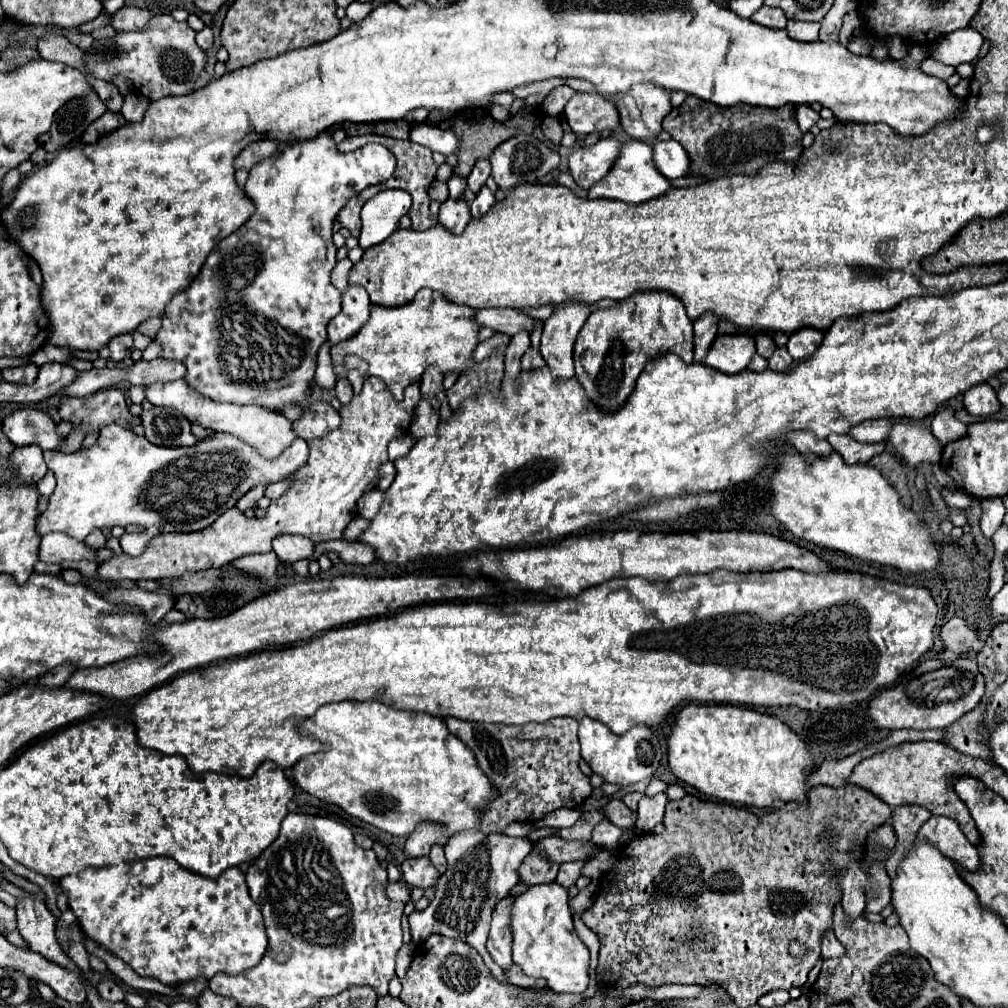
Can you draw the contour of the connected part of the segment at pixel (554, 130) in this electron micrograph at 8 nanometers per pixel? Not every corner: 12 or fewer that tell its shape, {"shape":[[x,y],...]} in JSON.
{"shape":[[546,116],[542,132],[546,144],[560,146],[562,126],[558,118]]}

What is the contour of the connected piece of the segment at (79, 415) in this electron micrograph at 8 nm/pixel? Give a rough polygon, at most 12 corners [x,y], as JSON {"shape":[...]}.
{"shape":[[120,390],[62,398],[60,418],[86,434],[104,424],[132,430],[128,412]]}

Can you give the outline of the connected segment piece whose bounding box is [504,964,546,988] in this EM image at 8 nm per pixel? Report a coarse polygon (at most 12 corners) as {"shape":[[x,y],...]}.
{"shape":[[516,964],[504,970],[510,984],[544,988],[544,980],[526,976]]}

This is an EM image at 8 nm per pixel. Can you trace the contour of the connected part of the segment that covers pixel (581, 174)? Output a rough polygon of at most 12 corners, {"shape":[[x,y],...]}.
{"shape":[[600,138],[568,156],[580,188],[590,188],[612,168],[620,142]]}

